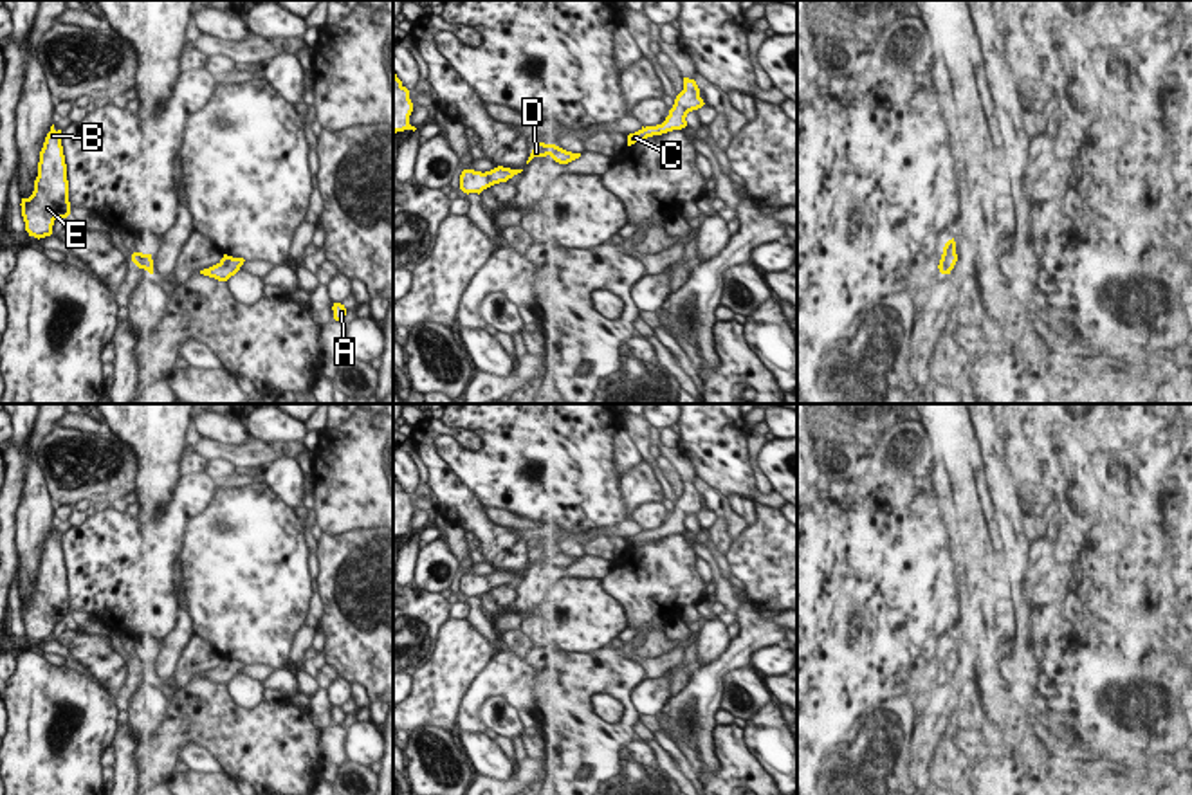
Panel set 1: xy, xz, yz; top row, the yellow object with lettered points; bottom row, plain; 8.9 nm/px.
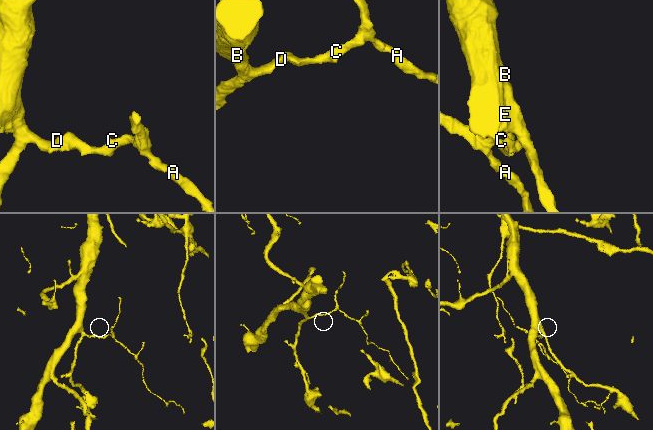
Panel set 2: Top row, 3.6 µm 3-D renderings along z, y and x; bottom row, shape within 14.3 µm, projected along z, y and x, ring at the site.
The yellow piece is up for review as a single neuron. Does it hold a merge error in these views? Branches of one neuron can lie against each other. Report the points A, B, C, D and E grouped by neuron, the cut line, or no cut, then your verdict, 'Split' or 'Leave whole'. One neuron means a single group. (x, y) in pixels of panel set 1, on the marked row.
Groups: A B C D E. No split. Leave whole.

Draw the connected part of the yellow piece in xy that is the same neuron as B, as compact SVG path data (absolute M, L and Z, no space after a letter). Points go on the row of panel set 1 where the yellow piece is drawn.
M54 124L40 151L34 191L29 198L22 198L20 206L25 231L38 240L52 234L56 218L67 218L70 215L61 130L56 132Z

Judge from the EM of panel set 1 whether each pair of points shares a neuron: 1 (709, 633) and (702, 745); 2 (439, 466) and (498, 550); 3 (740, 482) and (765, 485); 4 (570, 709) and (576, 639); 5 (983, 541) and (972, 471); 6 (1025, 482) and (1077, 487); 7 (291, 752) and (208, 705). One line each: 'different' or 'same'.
1: different
2: same
3: different
4: different
5: same
6: different
7: same

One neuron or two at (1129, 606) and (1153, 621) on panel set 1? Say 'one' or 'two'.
two

